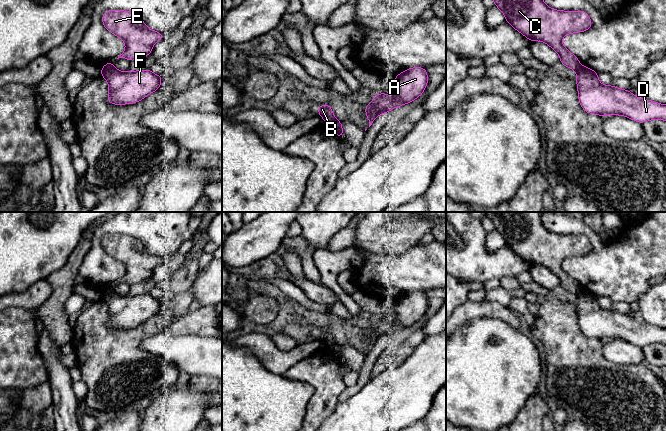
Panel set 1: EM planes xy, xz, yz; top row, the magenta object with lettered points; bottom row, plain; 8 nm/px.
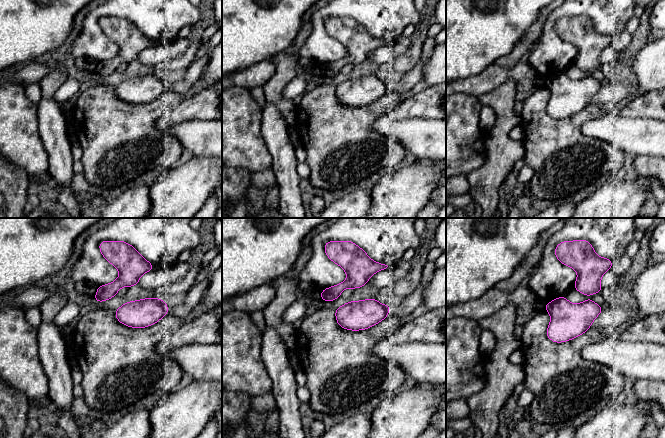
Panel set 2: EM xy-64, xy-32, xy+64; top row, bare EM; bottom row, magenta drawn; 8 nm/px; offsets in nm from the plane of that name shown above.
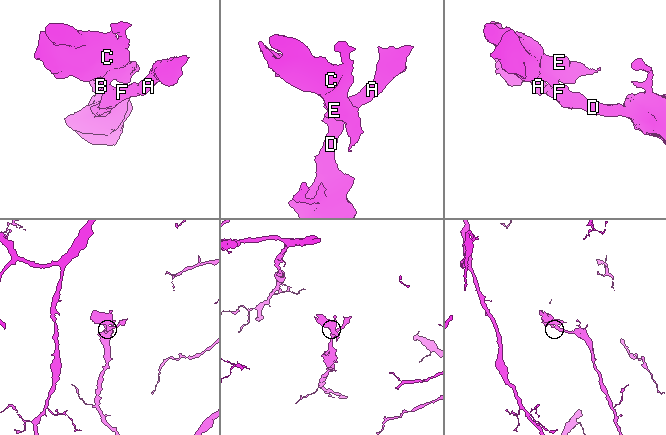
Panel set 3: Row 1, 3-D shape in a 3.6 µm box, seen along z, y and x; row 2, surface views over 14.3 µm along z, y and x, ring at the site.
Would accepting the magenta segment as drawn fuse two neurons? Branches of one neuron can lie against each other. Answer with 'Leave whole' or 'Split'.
Split

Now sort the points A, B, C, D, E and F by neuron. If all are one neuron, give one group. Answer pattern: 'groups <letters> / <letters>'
groups A D F / B C E

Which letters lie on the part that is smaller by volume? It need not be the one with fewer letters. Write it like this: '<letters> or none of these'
B, C, E

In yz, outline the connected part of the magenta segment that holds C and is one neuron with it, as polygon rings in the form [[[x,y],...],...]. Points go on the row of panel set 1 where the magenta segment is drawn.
[[[494,0],[505,20],[522,35],[533,41],[542,41],[560,56],[560,62],[578,71],[579,59],[562,45],[566,34],[585,32],[592,26],[583,11],[561,11],[548,7],[543,0]]]

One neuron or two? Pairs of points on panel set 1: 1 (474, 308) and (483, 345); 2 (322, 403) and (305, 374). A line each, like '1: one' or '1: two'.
1: two
2: one

